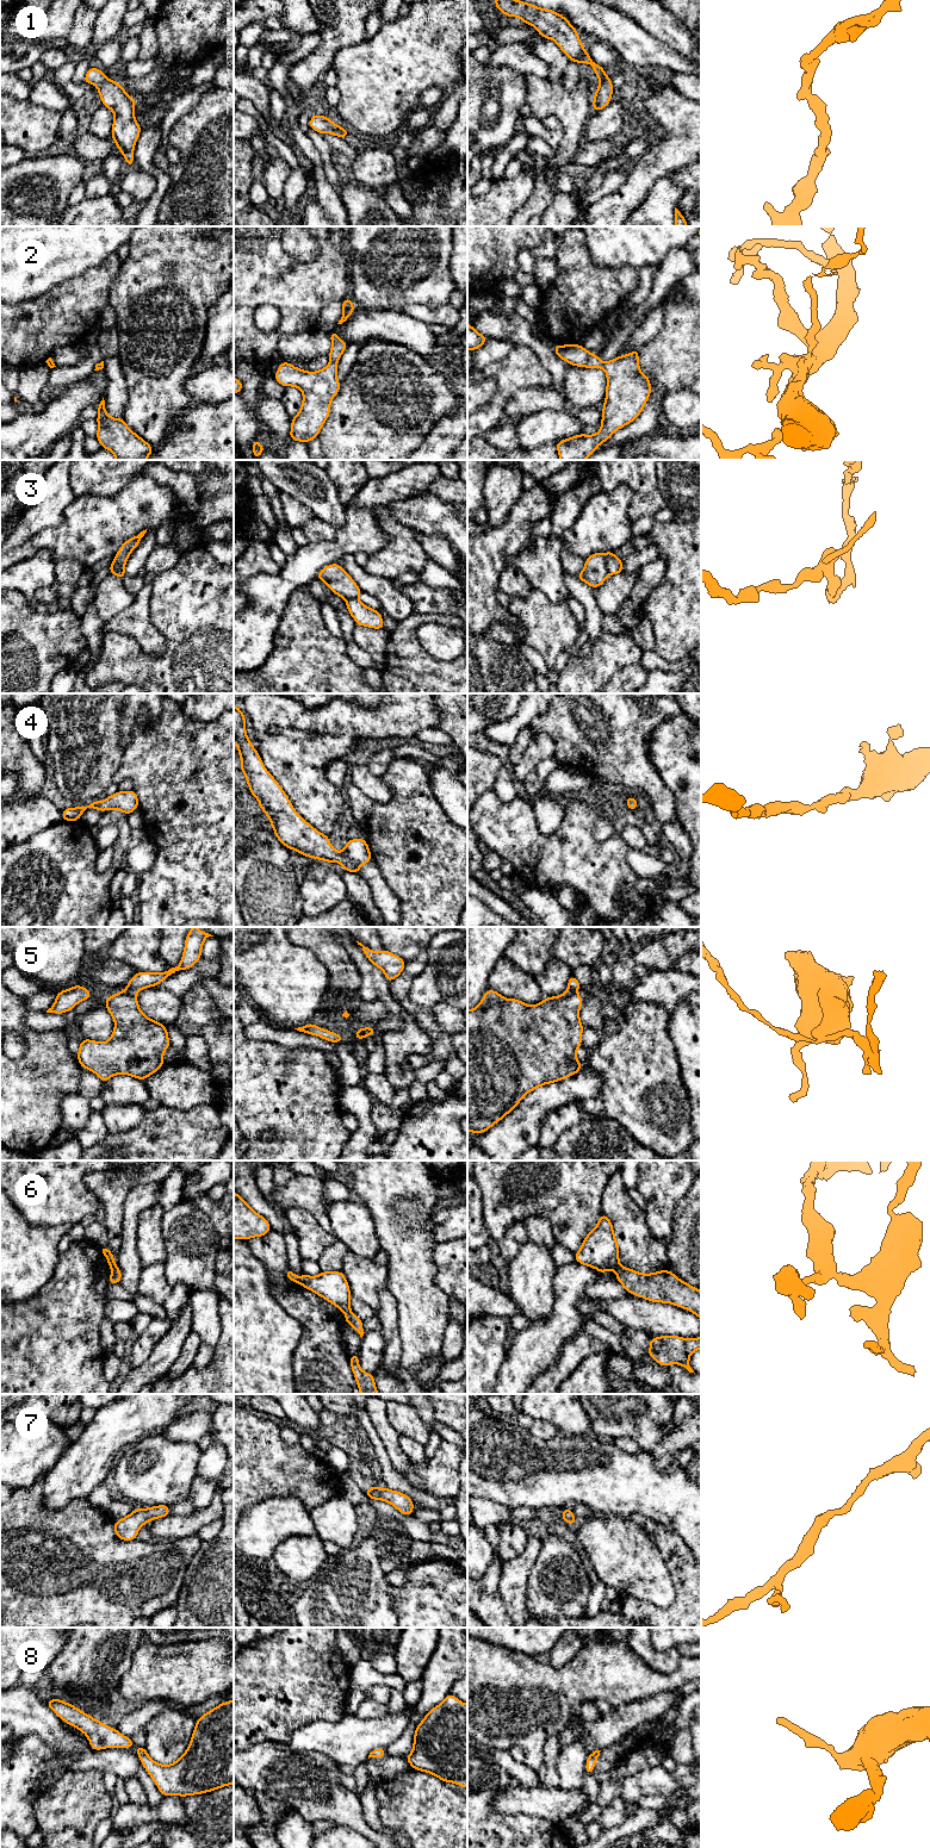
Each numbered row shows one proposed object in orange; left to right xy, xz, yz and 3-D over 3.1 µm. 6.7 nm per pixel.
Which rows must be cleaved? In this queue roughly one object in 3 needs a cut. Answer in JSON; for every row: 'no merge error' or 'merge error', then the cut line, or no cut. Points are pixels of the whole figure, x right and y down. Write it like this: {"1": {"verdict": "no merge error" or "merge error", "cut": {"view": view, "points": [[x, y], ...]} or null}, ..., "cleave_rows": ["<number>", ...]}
{"1": {"verdict": "no merge error", "cut": null}, "2": {"verdict": "merge error", "cut": {"view": "xz", "points": [[330, 360], [336, 364]]}}, "3": {"verdict": "merge error", "cut": {"view": "yz", "points": [[603, 554], [609, 573]]}}, "4": {"verdict": "no merge error", "cut": null}, "5": {"verdict": "merge error", "cut": {"view": "xy", "points": [[125, 989], [135, 993]]}}, "6": {"verdict": "merge error", "cut": {"view": "xy", "points": [[116, 1267], [112, 1273]]}}, "7": {"verdict": "no merge error", "cut": null}, "8": {"verdict": "no merge error", "cut": null}, "cleave_rows": ["2", "3", "5", "6"]}

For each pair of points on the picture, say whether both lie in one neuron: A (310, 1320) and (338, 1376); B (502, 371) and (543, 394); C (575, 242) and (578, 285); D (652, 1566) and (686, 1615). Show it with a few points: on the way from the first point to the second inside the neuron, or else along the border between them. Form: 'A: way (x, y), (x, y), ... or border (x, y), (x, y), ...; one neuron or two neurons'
A: way (321, 1335), (321, 1360), (323, 1362); one neuron
B: border (552, 385), (524, 386), (507, 404); two neurons
C: way (575, 253), (576, 274); one neuron
D: border (669, 1570), (675, 1585), (675, 1598), (661, 1609); two neurons

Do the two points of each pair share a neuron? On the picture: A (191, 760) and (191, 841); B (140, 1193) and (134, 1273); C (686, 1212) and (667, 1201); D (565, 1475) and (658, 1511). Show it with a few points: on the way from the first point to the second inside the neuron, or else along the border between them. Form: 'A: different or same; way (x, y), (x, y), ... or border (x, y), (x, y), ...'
A: same; way (186, 781), (191, 785), (191, 821)
B: same; way (131, 1213), (130, 1252)
C: different; border (688, 1190), (675, 1209), (673, 1234)
D: same; way (588, 1475), (636, 1488)

